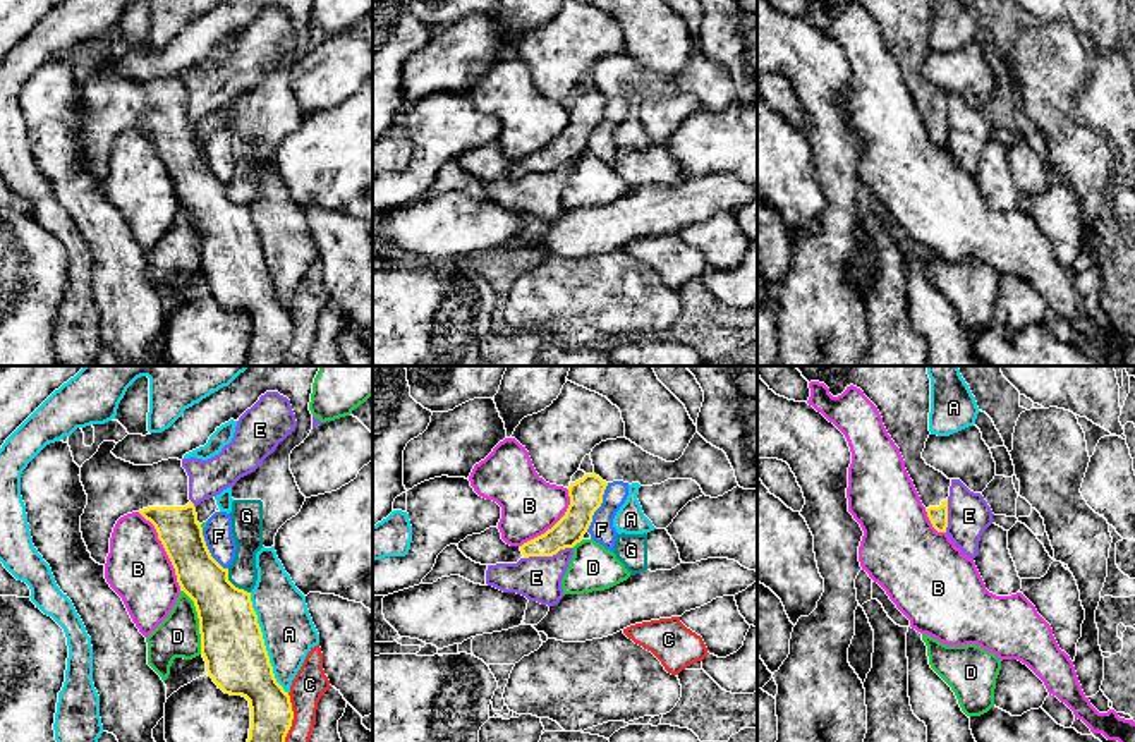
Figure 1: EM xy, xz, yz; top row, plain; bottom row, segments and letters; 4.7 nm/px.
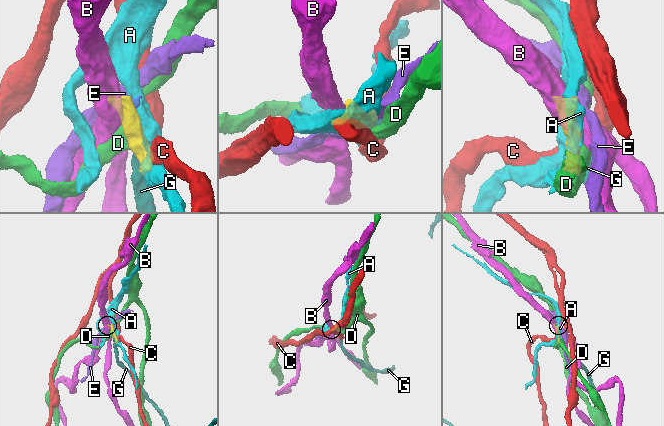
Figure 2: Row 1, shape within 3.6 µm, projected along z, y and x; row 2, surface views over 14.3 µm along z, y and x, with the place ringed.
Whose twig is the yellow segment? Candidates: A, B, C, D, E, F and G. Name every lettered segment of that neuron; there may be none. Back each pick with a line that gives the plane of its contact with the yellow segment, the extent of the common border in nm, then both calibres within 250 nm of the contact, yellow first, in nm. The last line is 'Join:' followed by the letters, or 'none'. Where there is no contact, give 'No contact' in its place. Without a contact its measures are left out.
Join: none

